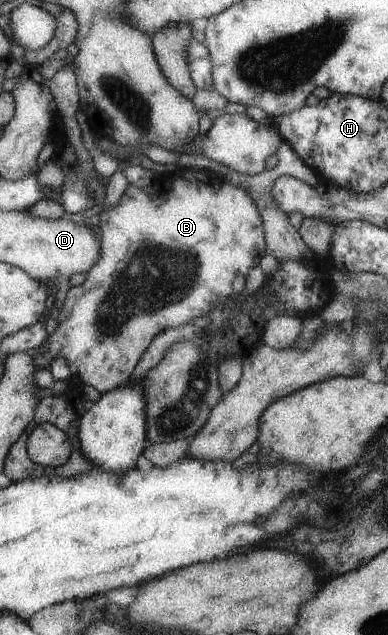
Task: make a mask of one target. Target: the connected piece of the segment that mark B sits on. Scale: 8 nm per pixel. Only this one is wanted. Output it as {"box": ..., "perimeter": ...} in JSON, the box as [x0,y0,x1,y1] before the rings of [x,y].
{"box":[34,168,266,396],"perimeter":[[[183,168],[180,174],[172,175],[171,177],[172,184],[170,184],[168,191],[160,188],[160,186],[154,188],[154,186],[148,185],[142,188],[131,184],[120,197],[116,206],[108,207],[107,209],[102,208],[98,224],[102,232],[101,250],[103,253],[101,254],[101,259],[86,274],[86,280],[81,285],[66,290],[58,304],[54,307],[52,313],[56,317],[58,325],[53,334],[47,338],[46,344],[38,348],[42,355],[34,356],[38,369],[48,369],[50,362],[54,358],[63,356],[74,376],[78,376],[87,386],[90,385],[96,396],[103,395],[109,390],[114,390],[130,381],[134,368],[138,366],[142,354],[148,350],[148,346],[152,344],[152,340],[156,338],[158,332],[166,330],[167,327],[172,328],[190,323],[192,318],[205,315],[212,305],[220,301],[227,301],[228,297],[234,298],[238,294],[246,293],[257,282],[258,277],[256,275],[248,276],[247,272],[252,266],[258,265],[262,253],[265,252],[266,244],[263,234],[262,216],[259,214],[255,200],[243,188],[232,186],[227,180],[220,178],[220,175],[210,171]]]}

